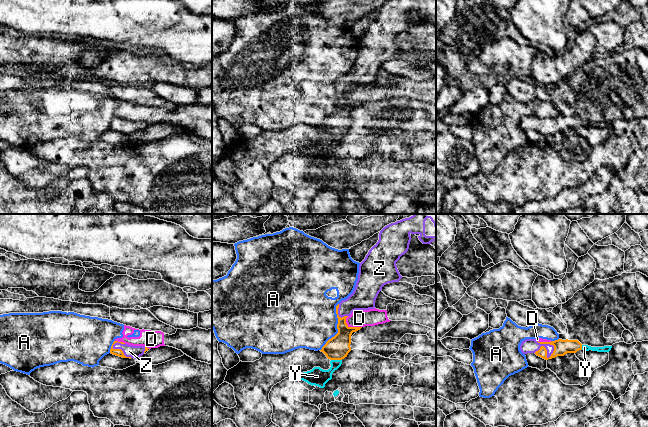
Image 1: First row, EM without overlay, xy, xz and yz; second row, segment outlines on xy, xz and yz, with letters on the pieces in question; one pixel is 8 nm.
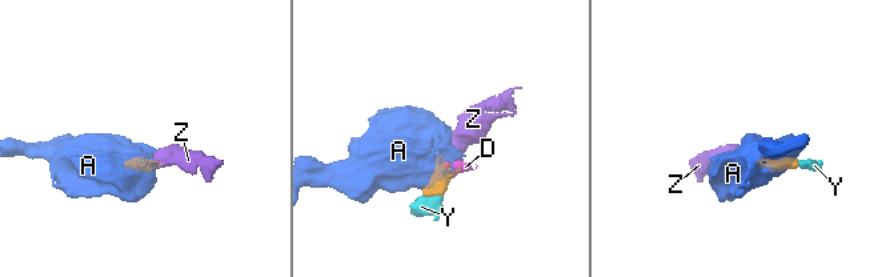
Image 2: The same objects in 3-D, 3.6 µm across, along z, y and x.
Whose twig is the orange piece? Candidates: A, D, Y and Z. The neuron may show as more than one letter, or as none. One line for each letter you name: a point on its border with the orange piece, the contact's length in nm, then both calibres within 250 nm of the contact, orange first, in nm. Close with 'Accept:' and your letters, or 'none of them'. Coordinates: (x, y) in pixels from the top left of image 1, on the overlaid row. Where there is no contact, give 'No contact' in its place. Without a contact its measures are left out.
Y: Touches orange at xz (336, 359). Shared border 90 nm. Thickness 190 nm (orange) against 140 nm
Z: Touches orange at yz (544, 343). Shared border 180 nm. Thickness 130 nm (orange) against 110 nm
Accept: Y, Z

